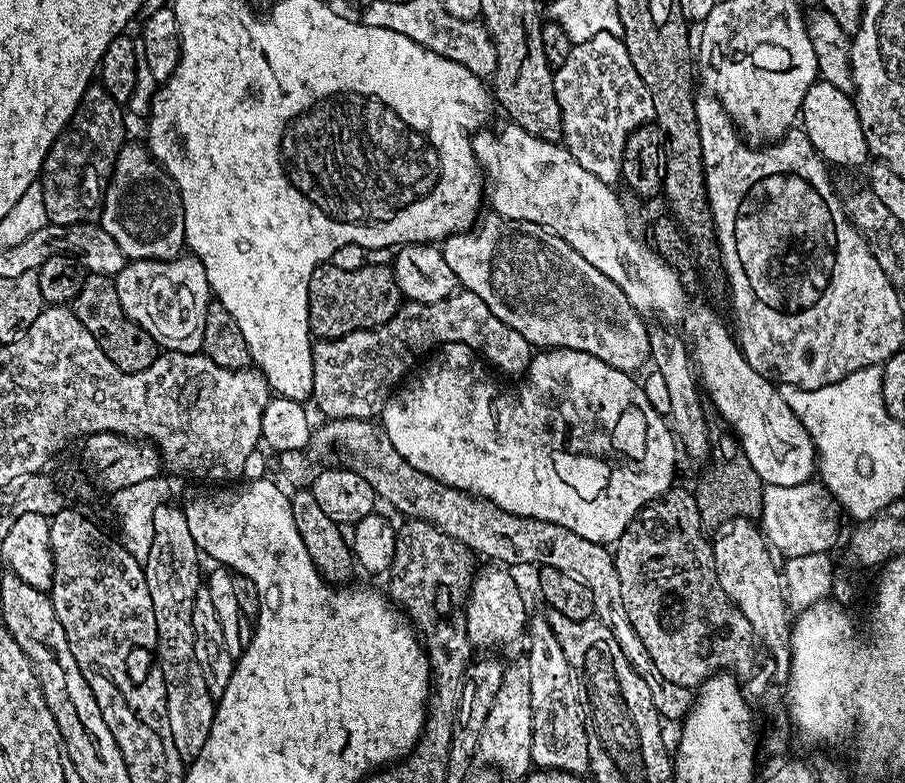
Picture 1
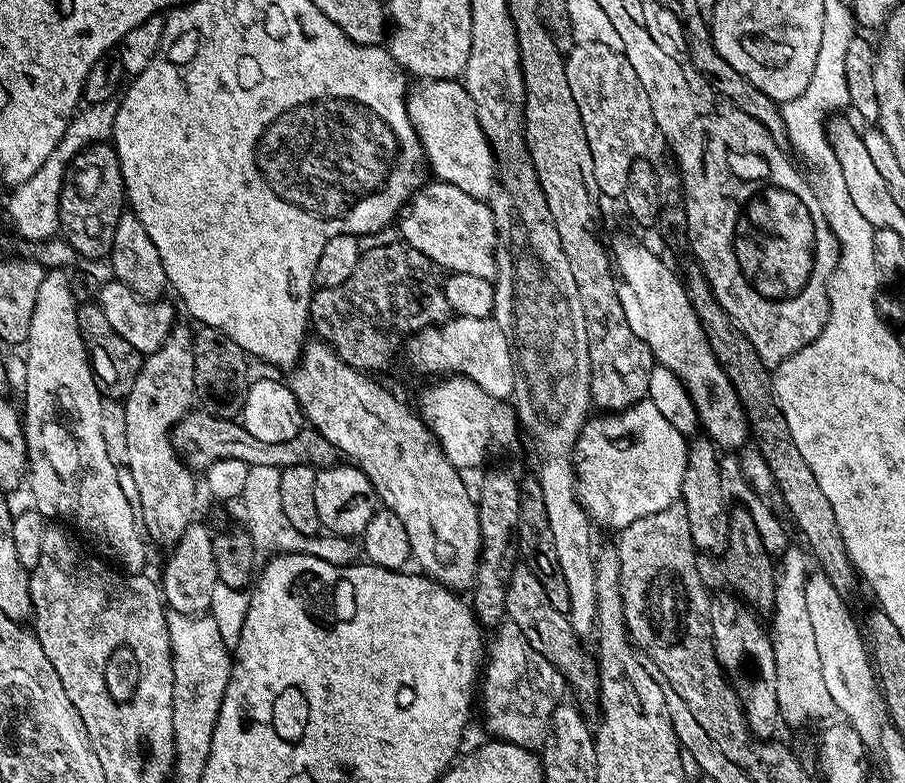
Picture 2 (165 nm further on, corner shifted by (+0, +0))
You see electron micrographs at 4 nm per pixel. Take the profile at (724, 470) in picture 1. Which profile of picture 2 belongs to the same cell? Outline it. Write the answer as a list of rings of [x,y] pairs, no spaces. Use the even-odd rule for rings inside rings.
[[[742,506],[728,512],[728,547],[715,558],[708,554],[701,555],[696,569],[705,588],[731,590],[749,609],[760,614],[772,612],[775,606],[774,560],[764,549],[760,534],[755,528],[755,522],[747,507]]]

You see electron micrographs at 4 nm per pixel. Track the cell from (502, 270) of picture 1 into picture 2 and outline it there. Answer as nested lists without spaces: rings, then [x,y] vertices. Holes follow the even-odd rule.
[[[428,182],[408,201],[399,213],[398,225],[403,243],[426,254],[437,269],[445,273],[461,272],[474,274],[475,277],[491,281],[496,275],[496,227],[492,218],[491,207],[483,199],[466,194],[466,190],[458,190],[458,186],[443,182]]]

